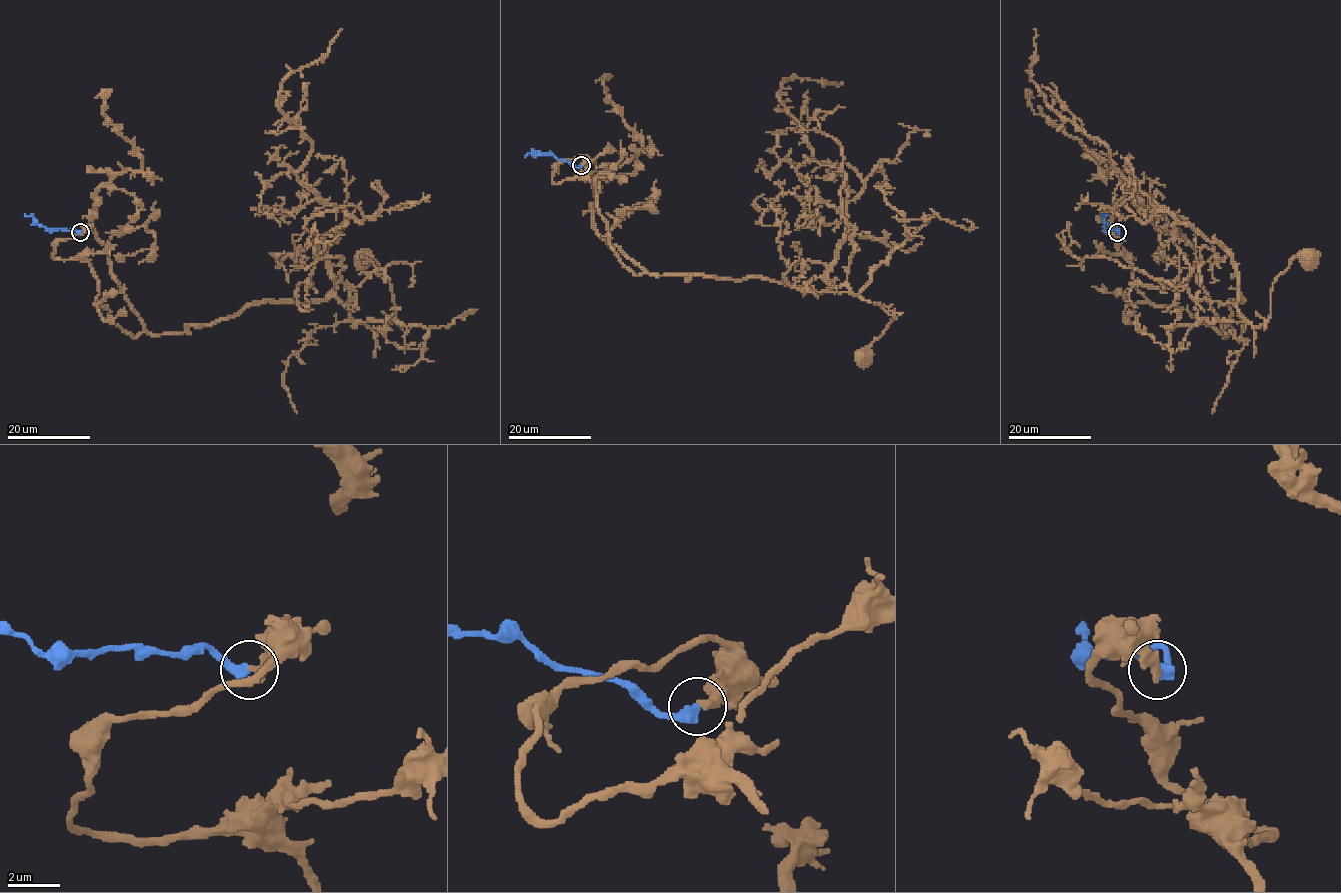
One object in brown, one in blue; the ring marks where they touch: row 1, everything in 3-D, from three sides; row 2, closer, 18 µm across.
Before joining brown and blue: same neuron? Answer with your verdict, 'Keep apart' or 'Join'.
Keep apart

